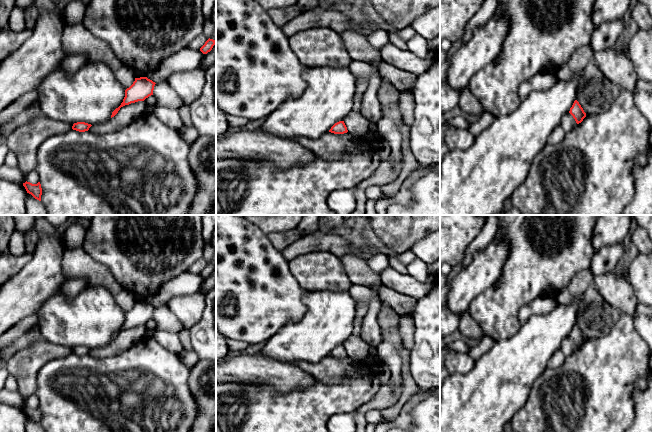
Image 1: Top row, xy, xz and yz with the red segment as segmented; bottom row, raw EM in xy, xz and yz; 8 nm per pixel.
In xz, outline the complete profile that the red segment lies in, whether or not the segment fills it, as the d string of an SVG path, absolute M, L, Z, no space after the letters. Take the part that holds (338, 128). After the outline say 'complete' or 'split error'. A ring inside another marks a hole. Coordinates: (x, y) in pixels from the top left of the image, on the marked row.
M339 121L331 127L329 132L334 133L334 134L344 134L344 133L347 133L348 130L344 121Z; complete

